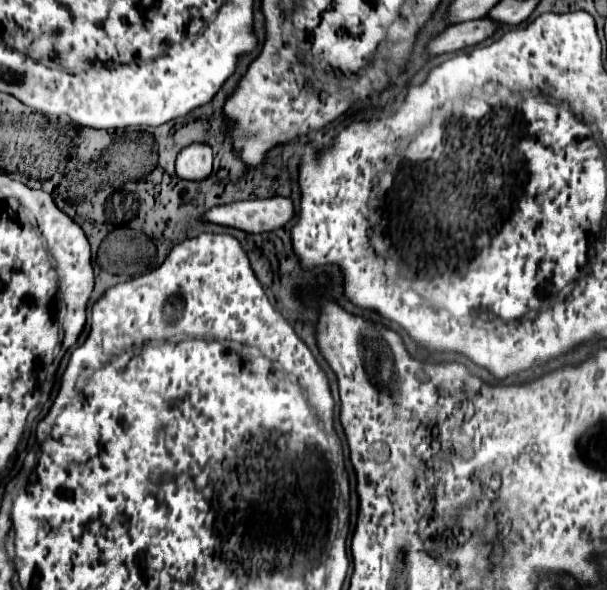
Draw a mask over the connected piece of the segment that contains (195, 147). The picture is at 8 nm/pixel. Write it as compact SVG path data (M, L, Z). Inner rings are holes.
M190 143L176 157L176 175L180 179L200 181L212 171L212 149L206 143Z

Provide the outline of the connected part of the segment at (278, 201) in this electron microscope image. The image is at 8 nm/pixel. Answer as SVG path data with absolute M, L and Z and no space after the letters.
M266 197L266 199L248 199L232 201L218 205L206 211L204 219L208 223L218 223L246 233L266 233L286 225L294 215L292 201L286 197Z

